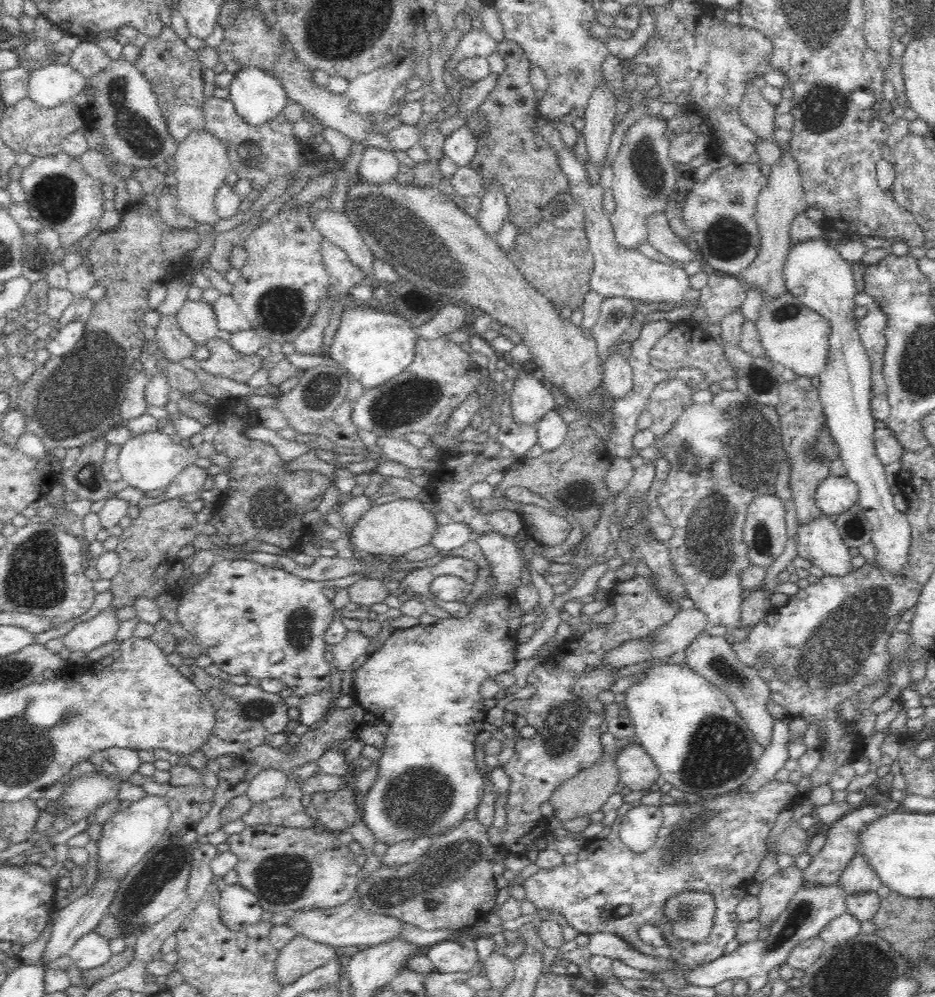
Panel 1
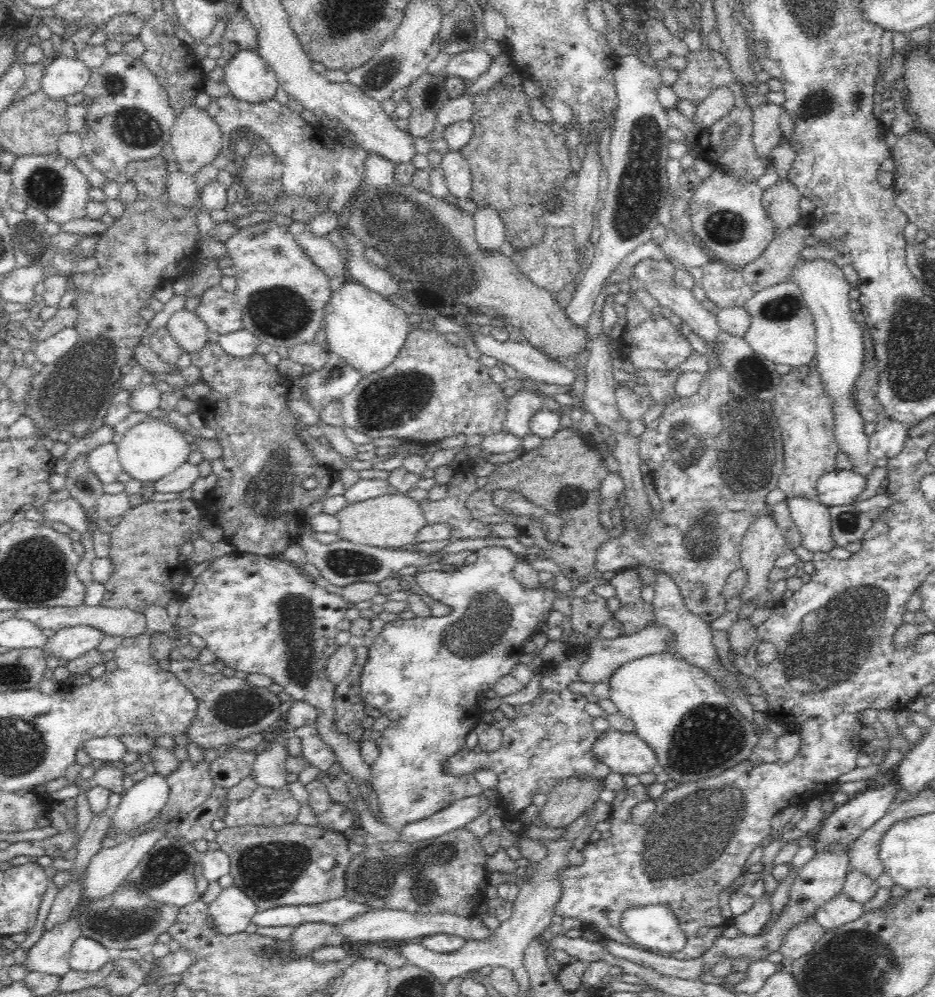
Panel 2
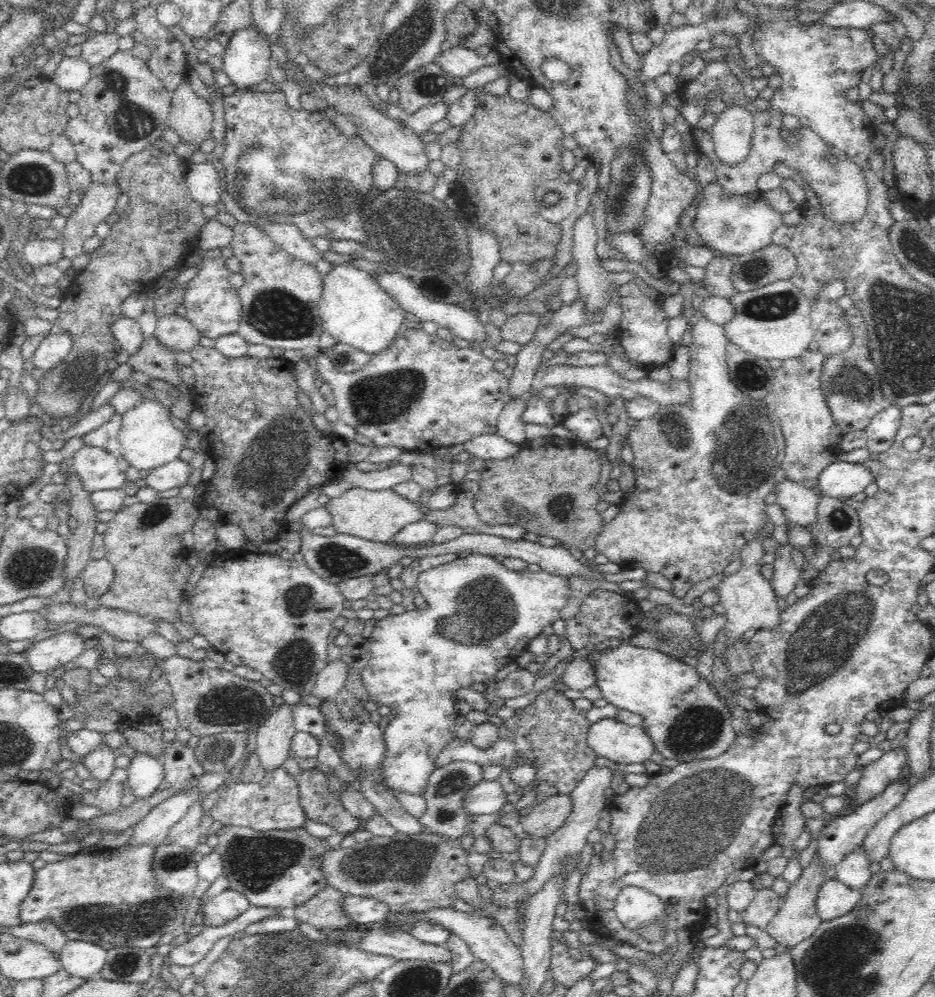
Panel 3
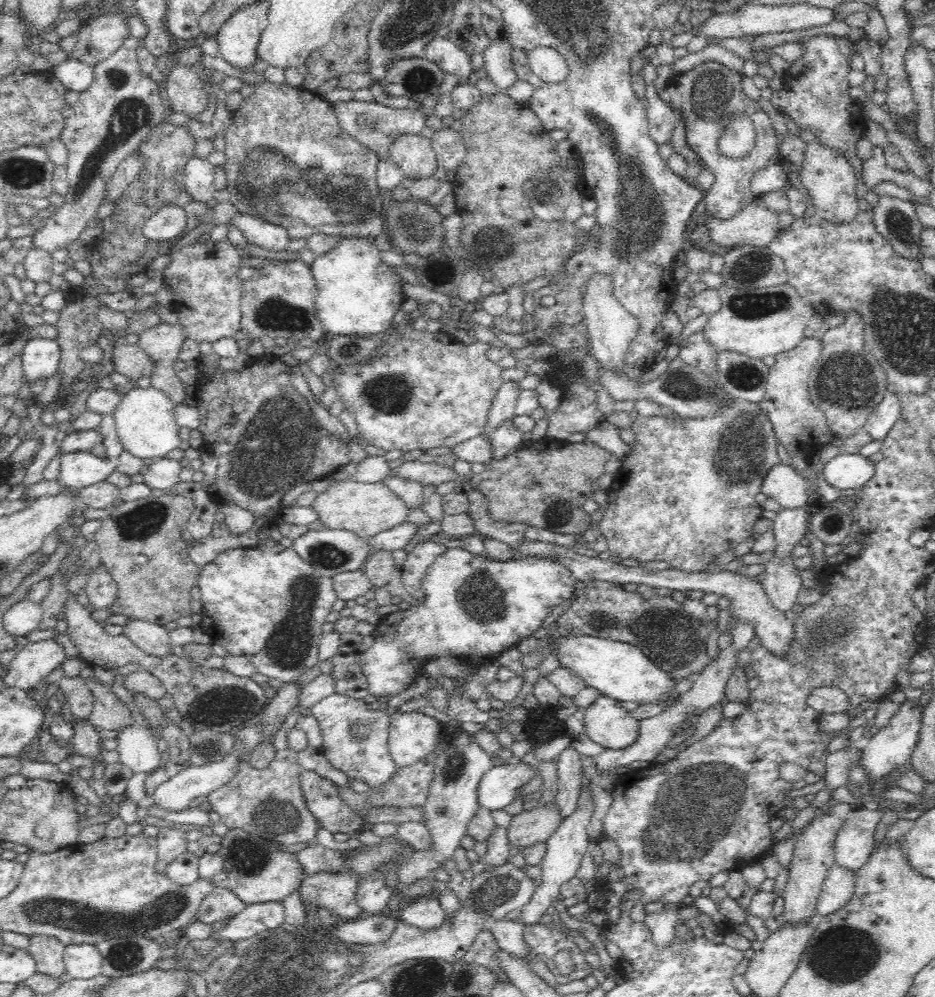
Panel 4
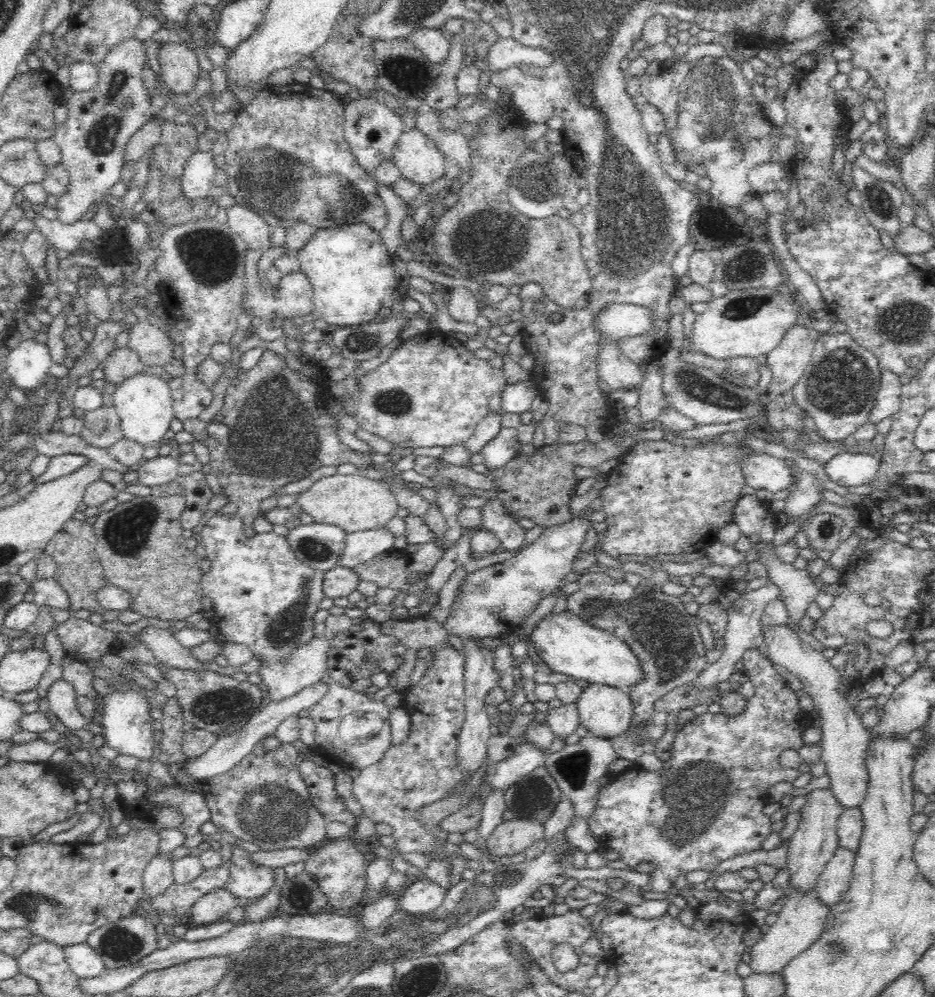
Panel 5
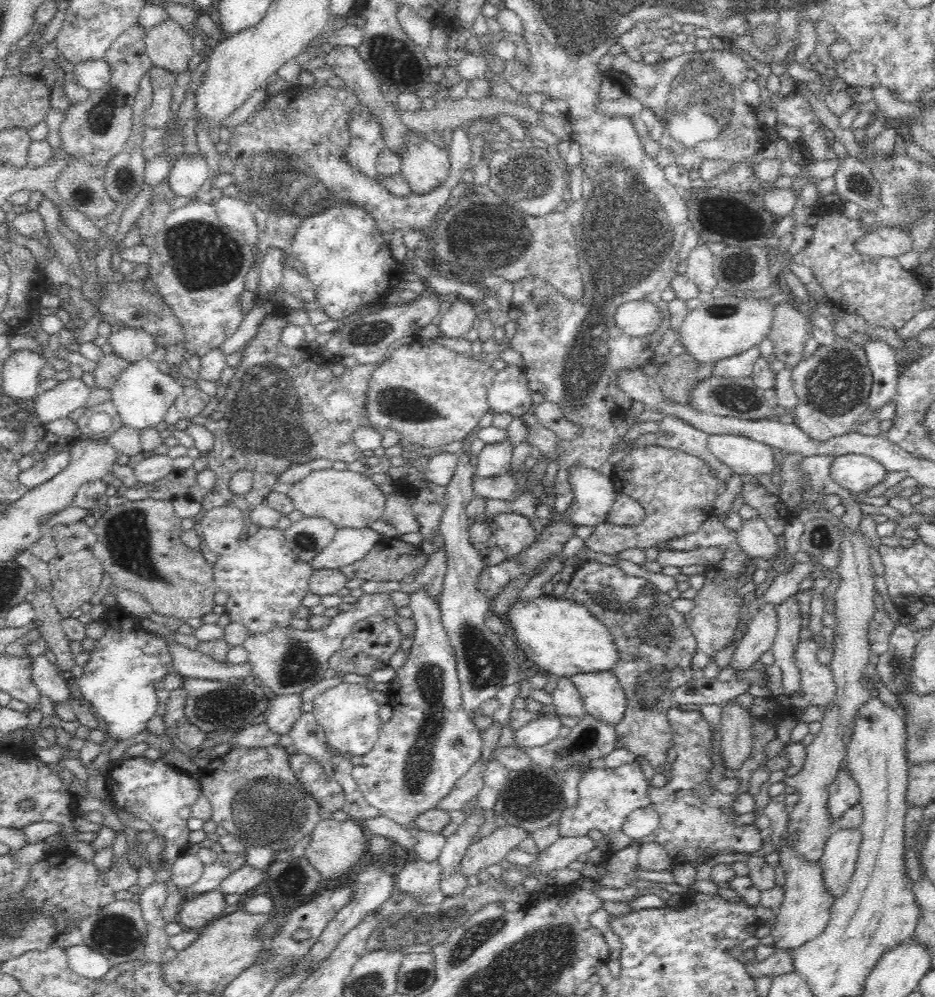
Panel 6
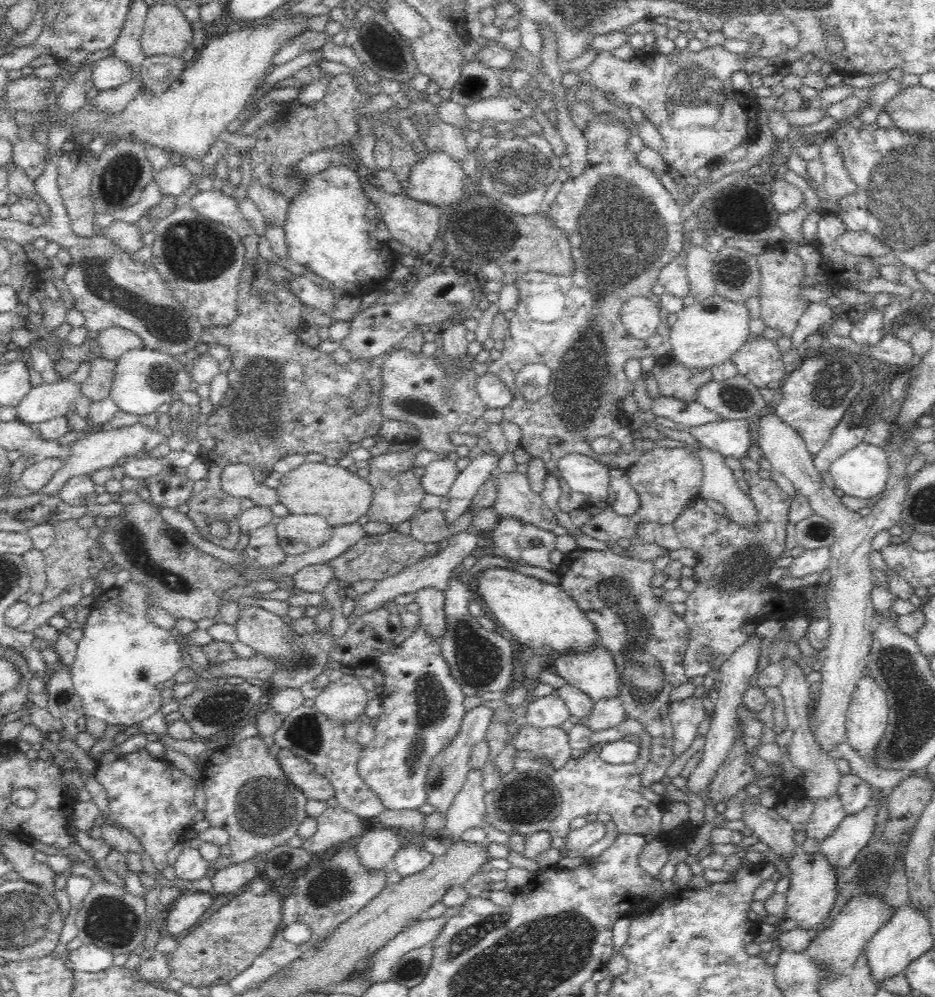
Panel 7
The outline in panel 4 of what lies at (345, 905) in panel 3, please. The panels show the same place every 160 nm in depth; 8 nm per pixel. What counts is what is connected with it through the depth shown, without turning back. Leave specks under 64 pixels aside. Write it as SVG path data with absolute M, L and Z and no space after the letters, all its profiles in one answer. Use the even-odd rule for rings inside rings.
M385 874L371 876L359 884L354 899L362 916L380 916L391 910L388 904L391 899L390 889L384 885L384 876Z

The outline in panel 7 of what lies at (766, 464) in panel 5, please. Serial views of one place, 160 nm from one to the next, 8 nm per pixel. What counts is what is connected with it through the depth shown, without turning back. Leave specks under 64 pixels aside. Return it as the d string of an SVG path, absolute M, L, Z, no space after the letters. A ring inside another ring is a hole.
M724 419L691 428L688 432L702 447L718 452L725 459L740 461L749 458L749 450L754 443L748 423L749 420Z

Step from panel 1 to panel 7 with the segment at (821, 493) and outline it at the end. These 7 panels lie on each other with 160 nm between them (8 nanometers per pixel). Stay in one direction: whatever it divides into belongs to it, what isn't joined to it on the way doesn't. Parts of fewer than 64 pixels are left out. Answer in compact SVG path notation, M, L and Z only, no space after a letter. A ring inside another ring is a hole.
M863 442L834 461L829 472L844 494L870 499L884 492L889 460L882 448Z

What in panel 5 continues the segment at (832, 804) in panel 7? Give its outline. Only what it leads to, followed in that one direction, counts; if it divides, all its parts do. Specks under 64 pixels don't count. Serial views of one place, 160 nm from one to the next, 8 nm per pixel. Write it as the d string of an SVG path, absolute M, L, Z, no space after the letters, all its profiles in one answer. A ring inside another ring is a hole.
M787 624L768 626L763 630L763 637L767 658L774 665L786 669L788 673L802 681L803 690L812 697L814 713L821 715L819 723L823 732L819 742L823 750L821 760L826 764L827 776L832 783L831 792L844 809L860 807L860 804L866 800L868 786L870 786L870 776L865 763L870 737L868 737L868 730L862 725L859 712L852 711L844 696L838 693L840 678L838 670L822 653L802 641L794 629Z

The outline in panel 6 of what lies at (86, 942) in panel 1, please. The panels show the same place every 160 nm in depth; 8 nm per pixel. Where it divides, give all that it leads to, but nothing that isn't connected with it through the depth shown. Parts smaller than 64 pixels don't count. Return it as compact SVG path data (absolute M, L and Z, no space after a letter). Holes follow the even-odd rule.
M79 944L65 949L67 963L77 974L98 981L112 966L108 959L88 945Z

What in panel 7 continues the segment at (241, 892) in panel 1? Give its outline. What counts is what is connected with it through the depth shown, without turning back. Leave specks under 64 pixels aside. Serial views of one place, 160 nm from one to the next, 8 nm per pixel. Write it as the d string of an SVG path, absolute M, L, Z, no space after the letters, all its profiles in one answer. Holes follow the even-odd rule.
M184 892L165 913L166 935L183 937L200 922L200 918L212 908L214 896L198 892Z

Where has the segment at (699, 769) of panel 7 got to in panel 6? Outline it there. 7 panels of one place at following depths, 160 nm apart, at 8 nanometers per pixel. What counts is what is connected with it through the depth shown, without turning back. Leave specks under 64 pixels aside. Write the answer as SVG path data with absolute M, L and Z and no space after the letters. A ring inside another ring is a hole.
M766 605L752 619L747 633L737 644L731 660L736 670L748 670L750 666L761 660L764 652L770 651L779 629L777 605Z

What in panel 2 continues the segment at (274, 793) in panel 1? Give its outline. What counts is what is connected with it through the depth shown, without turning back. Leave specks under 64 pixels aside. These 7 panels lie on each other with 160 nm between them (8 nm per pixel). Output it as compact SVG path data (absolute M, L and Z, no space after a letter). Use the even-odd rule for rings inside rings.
M286 733L275 738L266 750L257 754L251 776L258 788L280 788L291 781L286 771L286 759L289 756L284 749L284 741L288 737Z

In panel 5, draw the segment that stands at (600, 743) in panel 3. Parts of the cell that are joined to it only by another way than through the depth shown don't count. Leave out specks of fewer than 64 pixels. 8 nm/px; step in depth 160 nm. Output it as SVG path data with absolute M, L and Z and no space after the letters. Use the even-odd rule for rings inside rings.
M589 684L575 703L579 710L579 725L598 738L610 740L622 736L634 723L633 704L626 690Z

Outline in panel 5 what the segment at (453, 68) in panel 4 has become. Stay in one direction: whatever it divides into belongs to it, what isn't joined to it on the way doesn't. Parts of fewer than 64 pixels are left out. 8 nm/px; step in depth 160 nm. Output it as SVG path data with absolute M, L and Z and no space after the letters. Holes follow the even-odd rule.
M419 28L409 40L432 64L441 65L448 58L452 37L440 29Z

